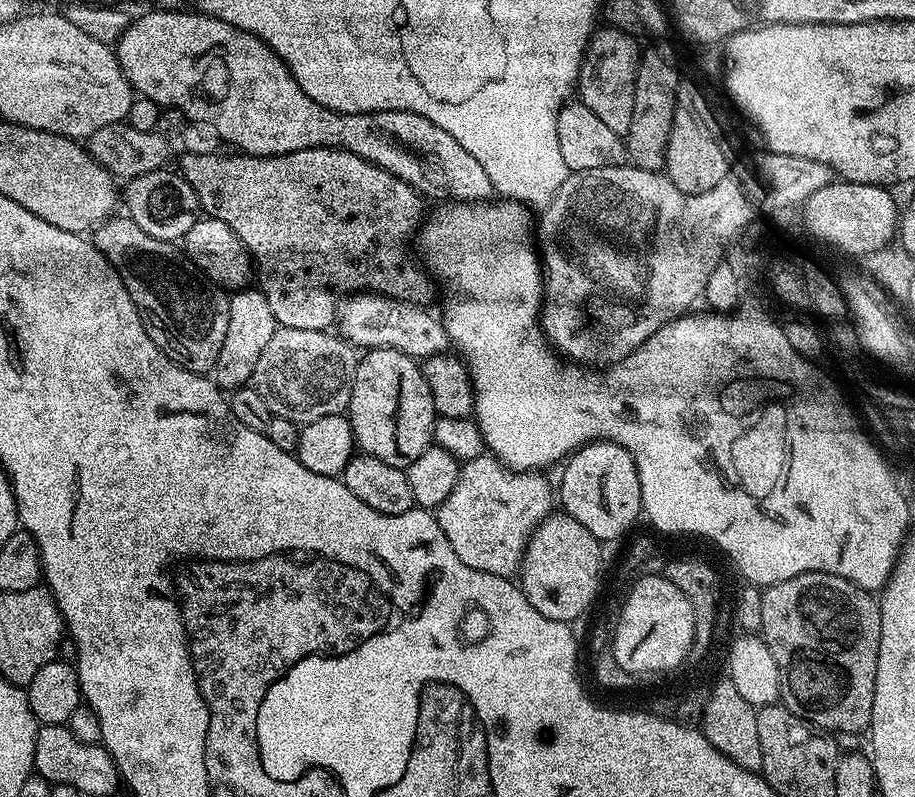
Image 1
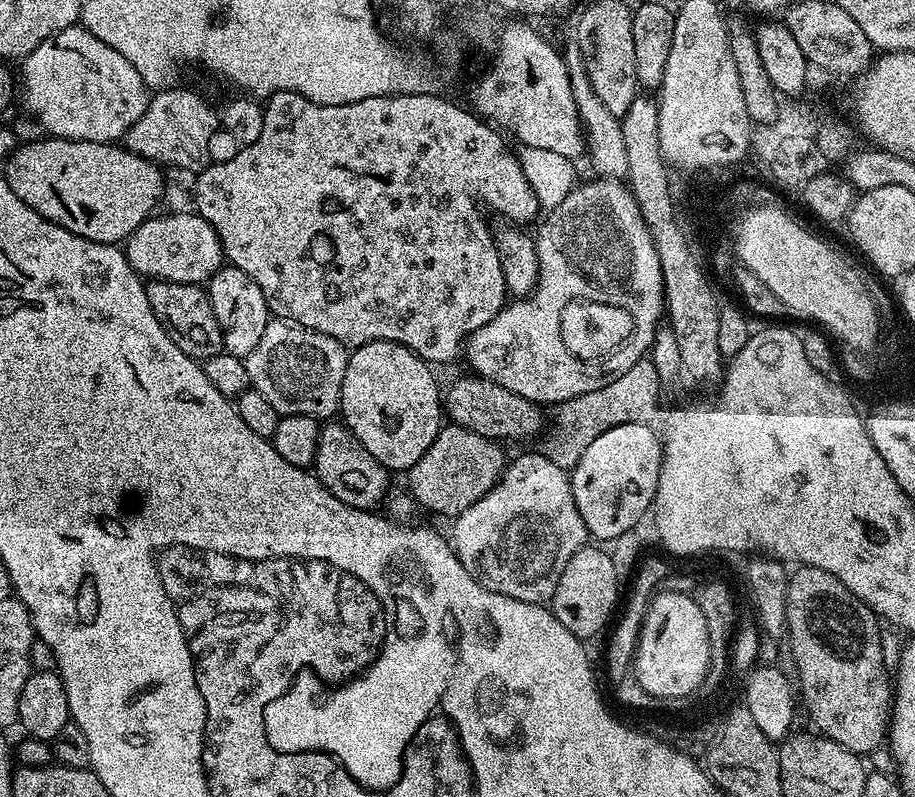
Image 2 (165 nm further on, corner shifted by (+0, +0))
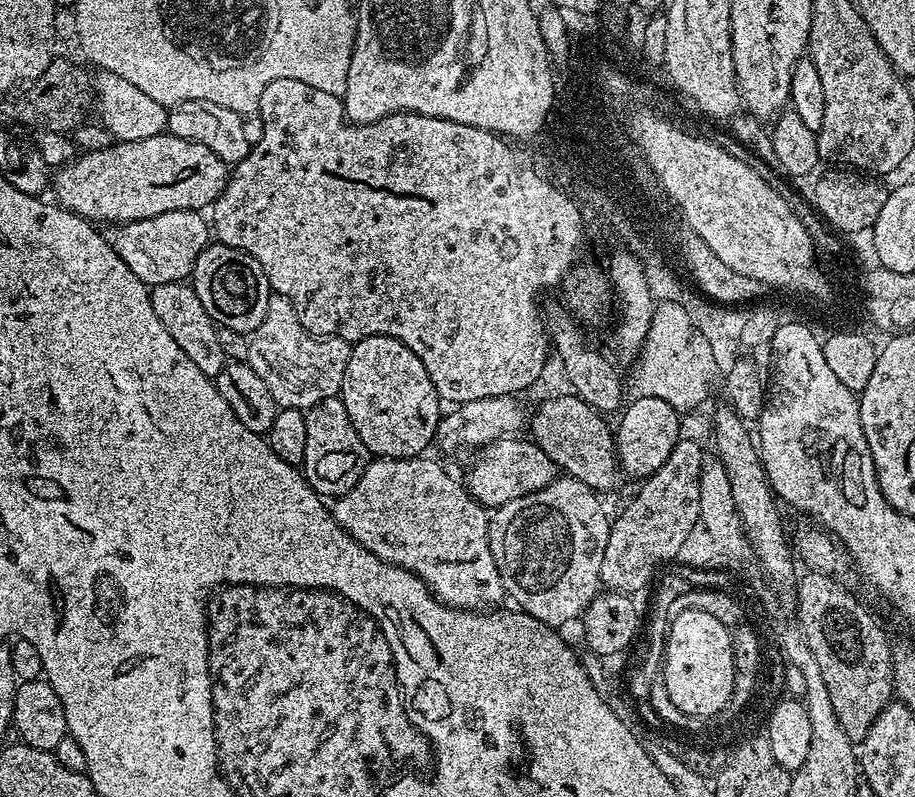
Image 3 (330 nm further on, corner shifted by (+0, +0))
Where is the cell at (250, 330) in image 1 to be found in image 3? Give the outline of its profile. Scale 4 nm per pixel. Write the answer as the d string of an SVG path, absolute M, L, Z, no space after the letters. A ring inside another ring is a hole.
M219 242L209 243L195 260L191 279L199 301L221 327L248 336L262 324L272 291L265 271L254 257Z

